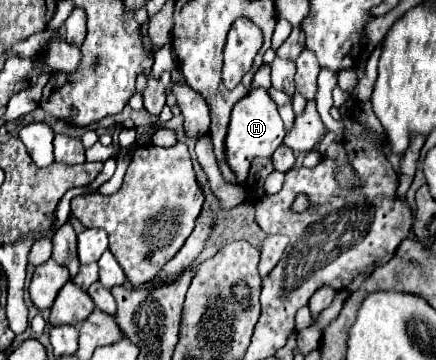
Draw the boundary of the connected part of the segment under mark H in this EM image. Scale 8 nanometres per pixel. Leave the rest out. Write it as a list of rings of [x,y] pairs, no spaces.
[[[255,88],[253,92],[249,92],[249,96],[239,100],[231,112],[231,120],[229,120],[229,128],[225,136],[225,162],[229,162],[231,172],[235,174],[235,180],[239,184],[245,184],[249,176],[251,160],[259,156],[271,158],[277,146],[281,146],[283,136],[285,136],[283,120],[265,88]]]

